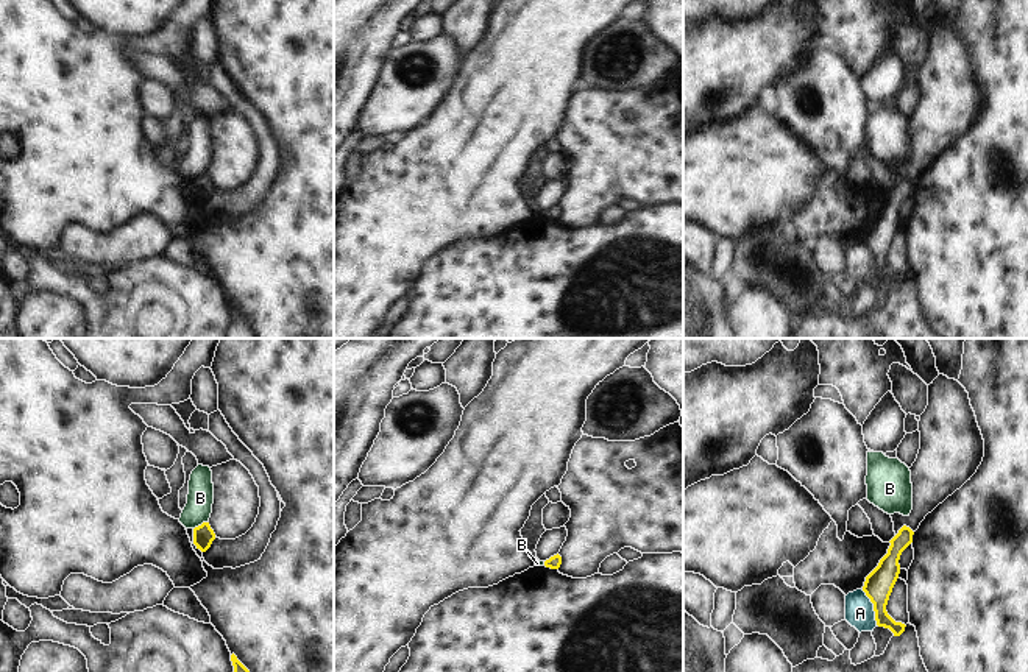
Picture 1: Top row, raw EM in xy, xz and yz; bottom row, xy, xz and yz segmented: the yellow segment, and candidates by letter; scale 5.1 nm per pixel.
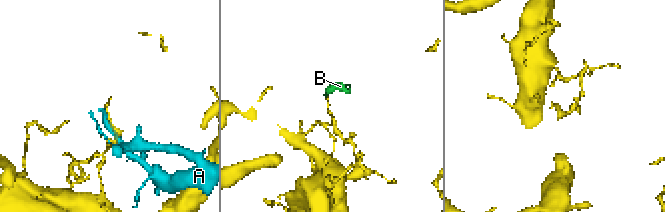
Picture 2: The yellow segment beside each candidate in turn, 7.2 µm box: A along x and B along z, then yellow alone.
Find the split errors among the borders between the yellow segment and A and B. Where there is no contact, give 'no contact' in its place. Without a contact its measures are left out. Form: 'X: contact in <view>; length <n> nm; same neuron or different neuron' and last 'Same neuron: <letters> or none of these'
A: contact in yz; length 200 nm; different neuron
B: contact in xy; length 80 nm; different neuron
Same neuron: none of these

